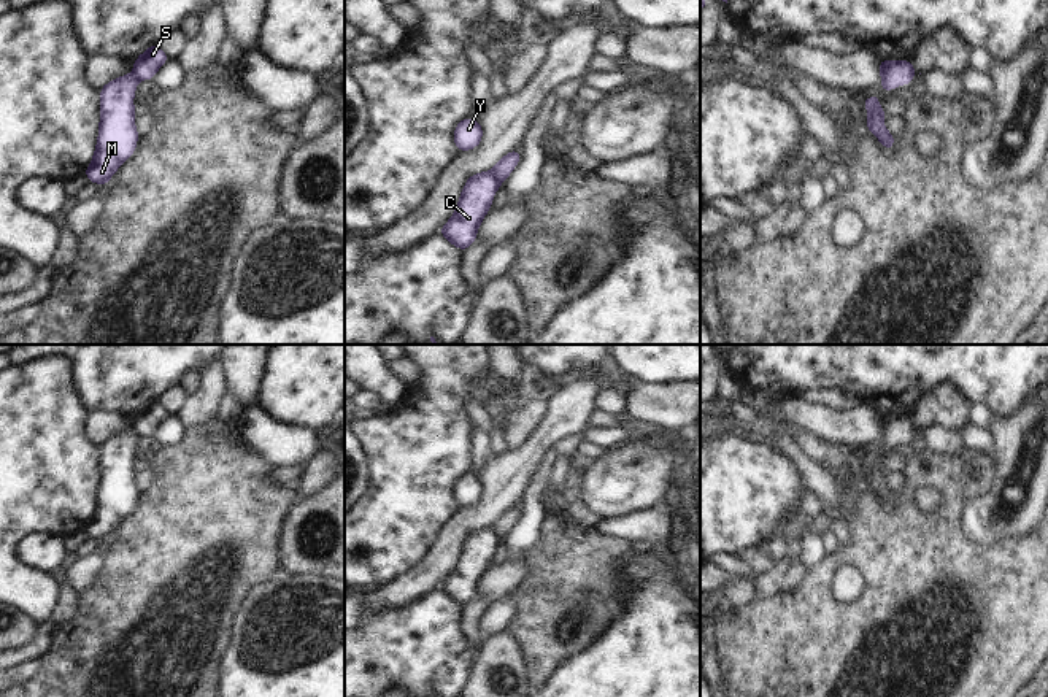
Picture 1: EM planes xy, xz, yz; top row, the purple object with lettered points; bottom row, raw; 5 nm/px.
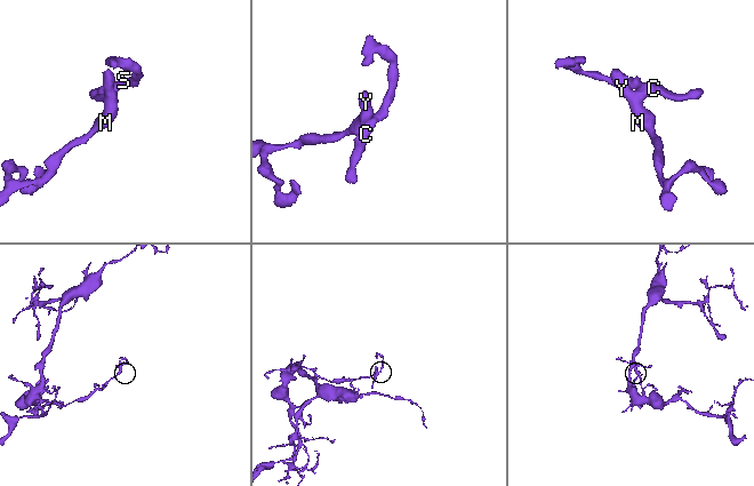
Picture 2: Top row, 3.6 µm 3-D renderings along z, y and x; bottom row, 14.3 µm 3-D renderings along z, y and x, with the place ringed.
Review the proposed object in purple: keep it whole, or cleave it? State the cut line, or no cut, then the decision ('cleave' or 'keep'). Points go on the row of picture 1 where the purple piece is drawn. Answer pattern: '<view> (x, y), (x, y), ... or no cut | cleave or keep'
xz (489, 172), (500, 183) | cleave

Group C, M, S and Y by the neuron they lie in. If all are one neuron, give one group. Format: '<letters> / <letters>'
C M Y / S

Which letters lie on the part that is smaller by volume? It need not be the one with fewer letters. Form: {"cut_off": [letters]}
{"cut_off": ["S"]}

